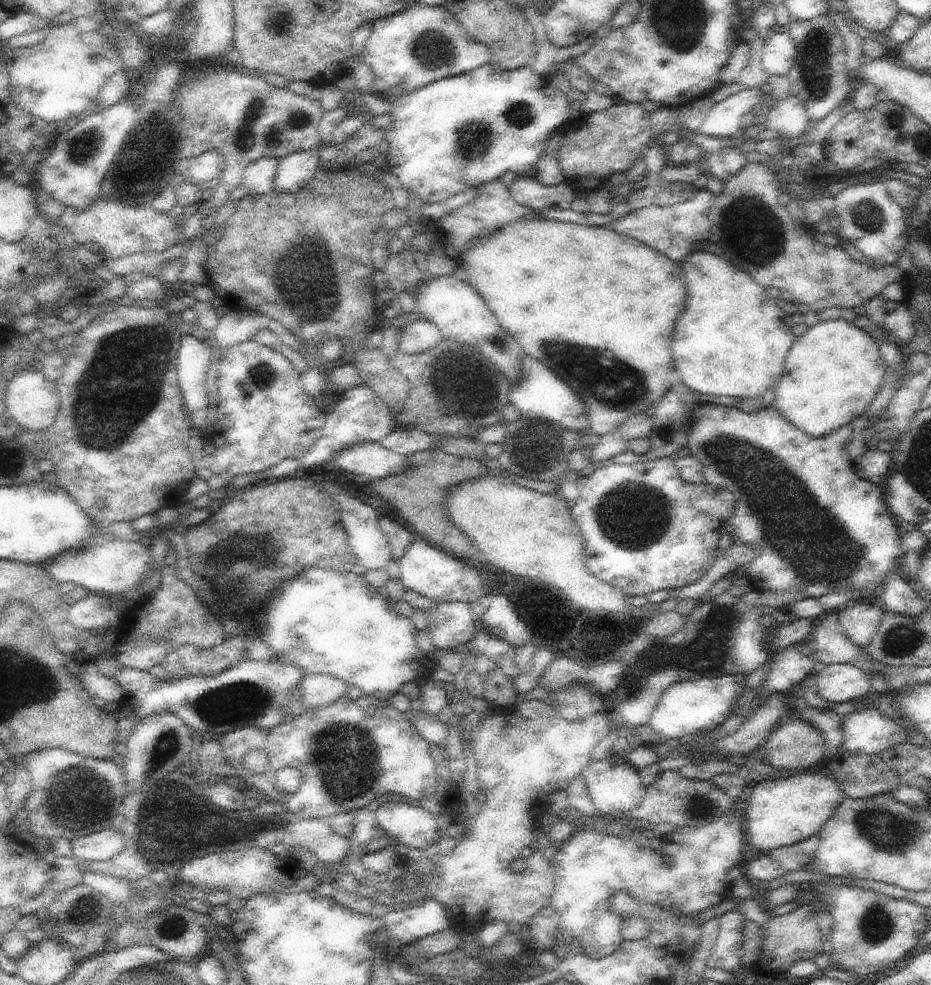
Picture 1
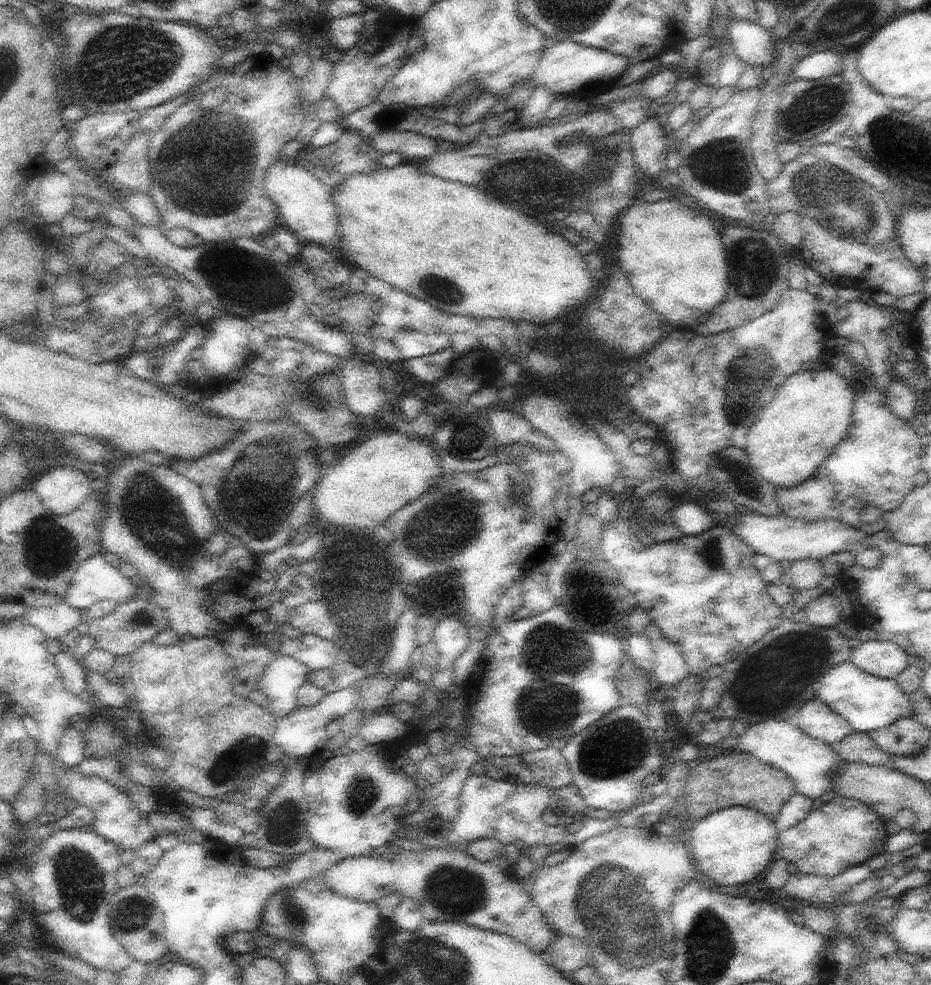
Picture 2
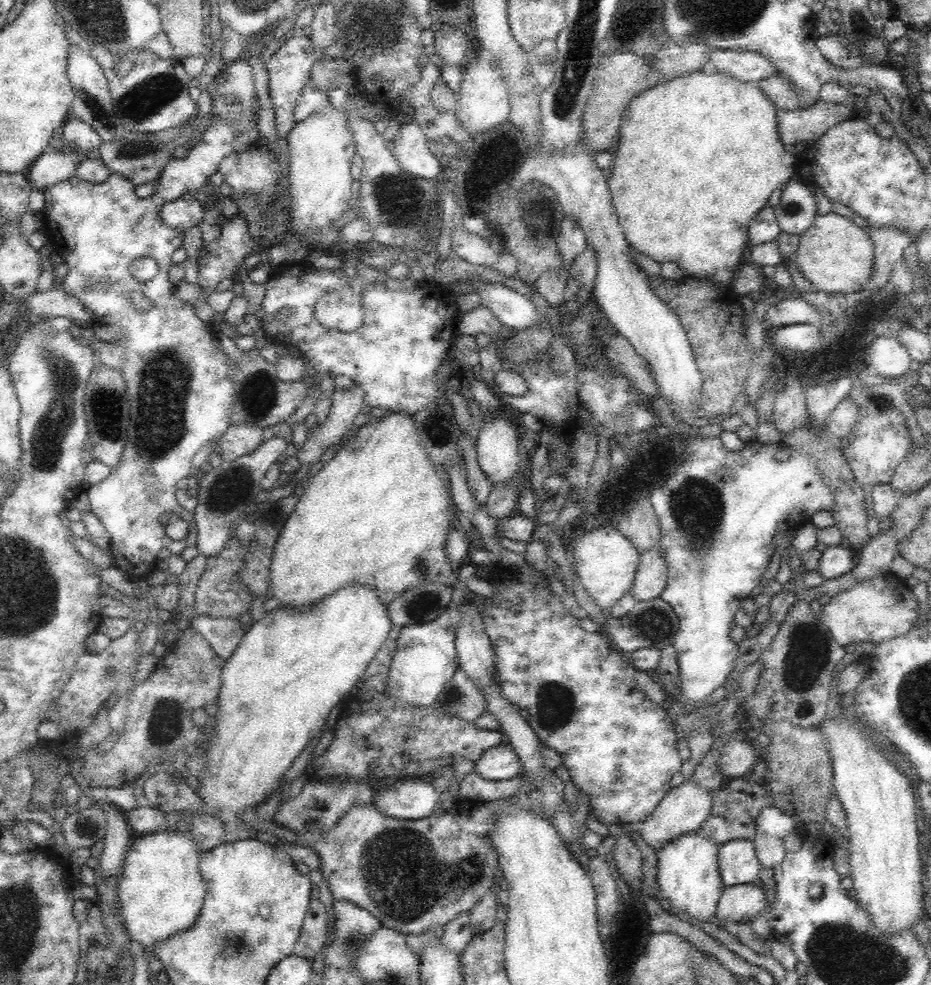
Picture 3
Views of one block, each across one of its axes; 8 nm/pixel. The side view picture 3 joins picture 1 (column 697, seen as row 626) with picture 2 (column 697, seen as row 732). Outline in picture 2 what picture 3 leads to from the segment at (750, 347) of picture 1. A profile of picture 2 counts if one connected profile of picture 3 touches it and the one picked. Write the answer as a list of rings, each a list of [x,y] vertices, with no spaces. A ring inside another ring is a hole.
[[[673,198],[653,204],[635,200],[619,216],[617,224],[619,268],[625,272],[635,294],[665,318],[669,330],[691,330],[703,312],[713,312],[723,300],[729,288],[725,246],[721,234],[699,210],[681,206]]]

